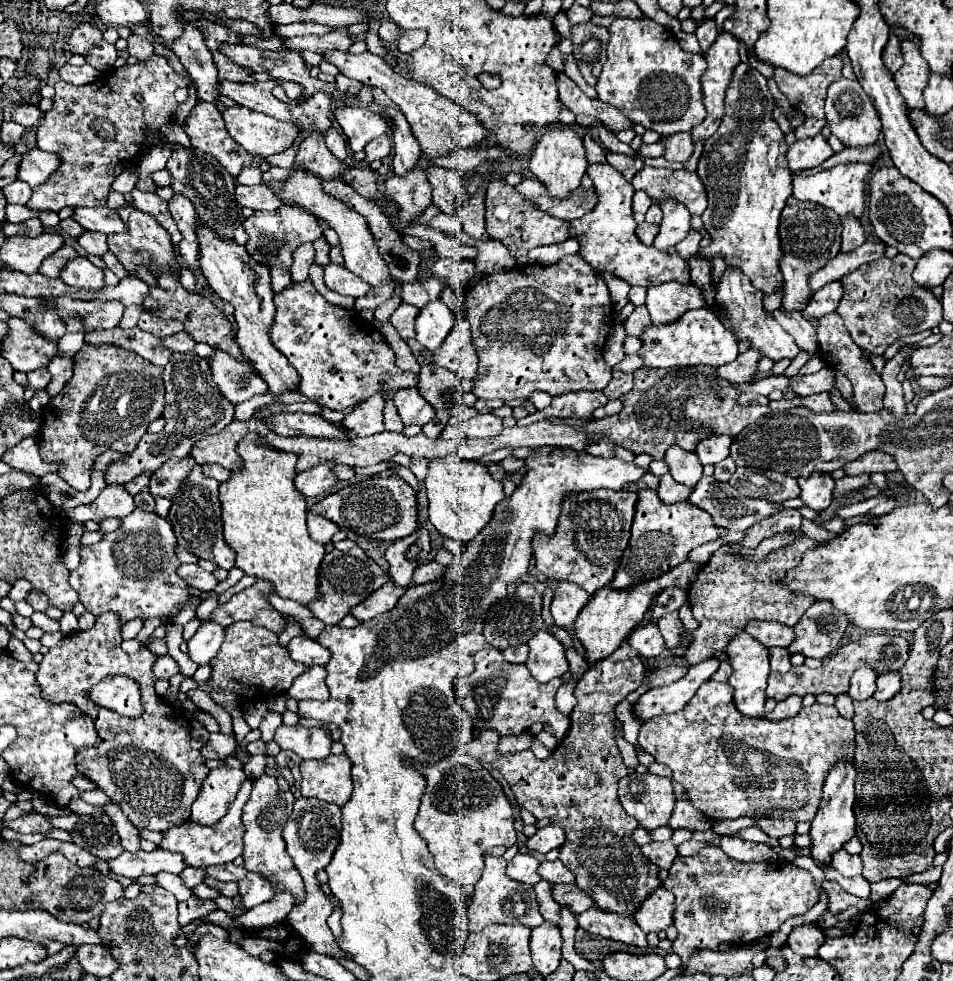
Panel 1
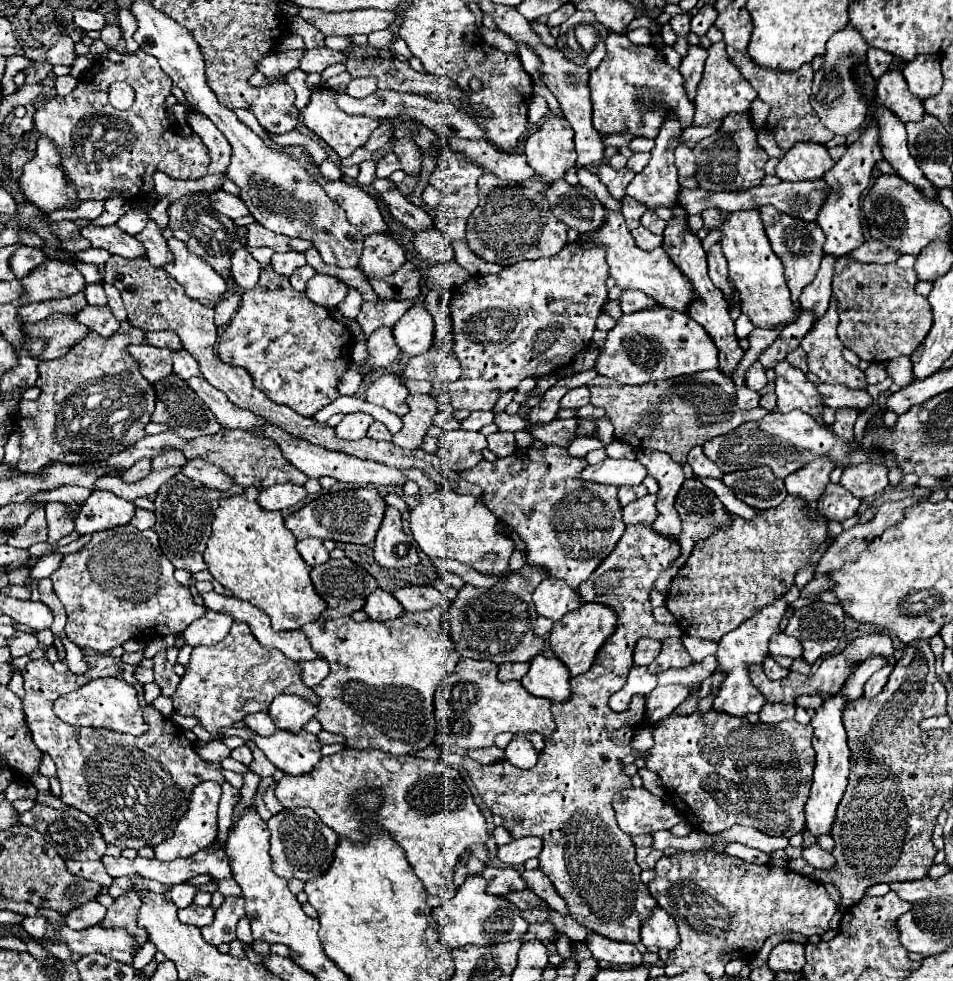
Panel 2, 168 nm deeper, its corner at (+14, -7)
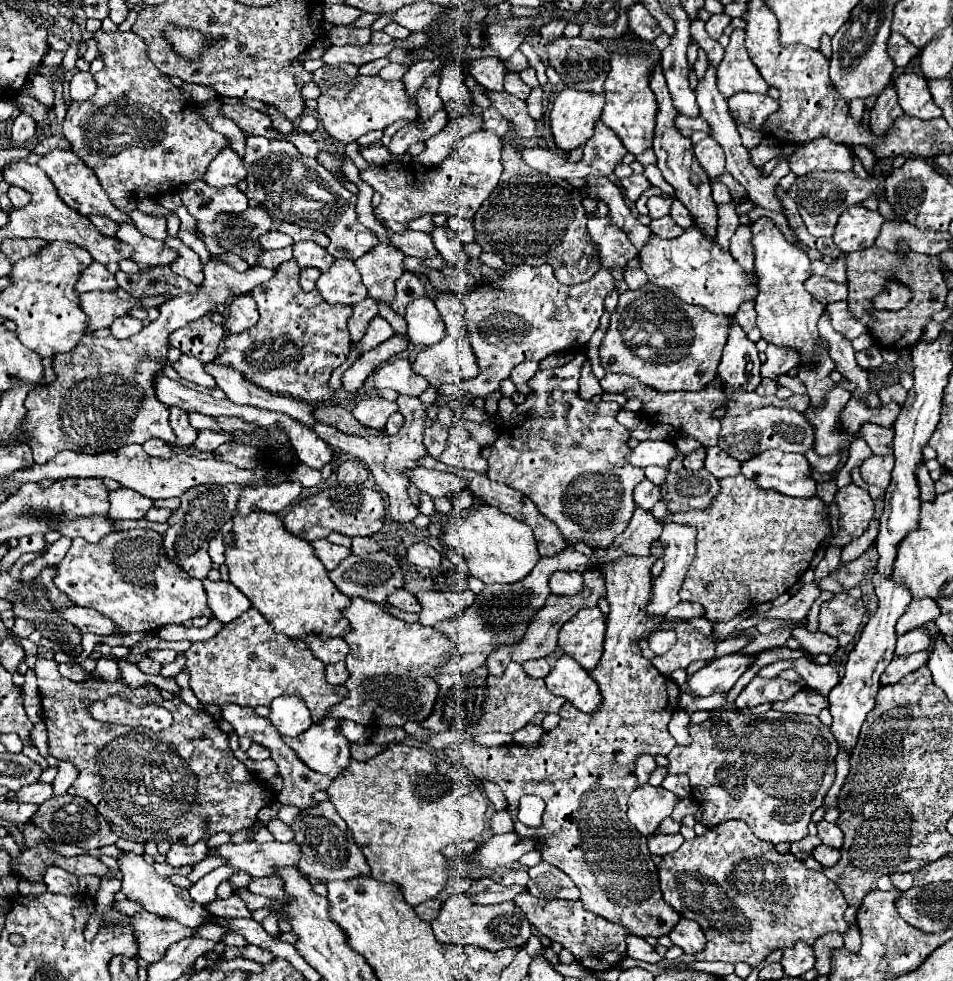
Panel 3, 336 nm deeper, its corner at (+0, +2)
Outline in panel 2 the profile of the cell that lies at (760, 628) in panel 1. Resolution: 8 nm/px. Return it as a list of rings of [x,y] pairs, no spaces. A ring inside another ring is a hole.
[[[784,632],[774,634],[770,638],[770,656],[790,656],[790,658],[800,658],[802,654],[802,646],[794,636],[788,636]]]

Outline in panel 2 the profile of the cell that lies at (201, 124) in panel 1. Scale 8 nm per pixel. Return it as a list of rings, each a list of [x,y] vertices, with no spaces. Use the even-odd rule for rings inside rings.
[[[136,50],[132,56],[122,54],[120,64],[104,58],[104,88],[80,80],[72,94],[64,98],[52,96],[34,112],[34,128],[40,136],[50,138],[60,152],[66,182],[74,188],[78,202],[116,196],[128,202],[140,200],[140,196],[150,194],[154,188],[154,170],[162,170],[178,180],[198,180],[206,176],[208,150],[200,136],[192,134],[182,138],[166,118],[164,100],[170,92],[172,80],[164,74],[156,58],[144,50]],[[114,80],[128,82],[136,92],[136,102],[126,112],[114,110],[108,102],[108,88]]]

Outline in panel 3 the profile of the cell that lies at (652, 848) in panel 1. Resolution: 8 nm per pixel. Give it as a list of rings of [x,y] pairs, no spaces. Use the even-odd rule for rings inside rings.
[[[658,833],[658,835],[648,837],[648,847],[656,855],[674,853],[682,843],[684,843],[684,837],[680,833],[678,835],[662,835],[662,833]]]

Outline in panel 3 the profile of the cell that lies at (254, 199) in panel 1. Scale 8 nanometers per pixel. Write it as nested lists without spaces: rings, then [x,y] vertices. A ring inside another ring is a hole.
[[[196,181],[182,187],[178,195],[196,221],[214,221],[220,213],[236,215],[248,209],[248,197],[238,187],[214,189],[204,181]]]

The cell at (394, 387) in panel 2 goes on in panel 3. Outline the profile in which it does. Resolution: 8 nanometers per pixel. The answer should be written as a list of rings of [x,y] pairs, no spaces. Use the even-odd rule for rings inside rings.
[[[392,359],[384,363],[374,375],[376,389],[394,389],[402,395],[420,397],[428,389],[426,377],[414,373],[408,359]]]

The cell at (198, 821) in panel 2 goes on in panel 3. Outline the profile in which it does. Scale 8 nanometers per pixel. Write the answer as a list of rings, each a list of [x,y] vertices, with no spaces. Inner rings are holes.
[[[198,841],[196,845],[172,845],[172,849],[168,851],[168,859],[166,863],[170,867],[184,867],[184,865],[196,865],[200,863],[202,859],[206,859],[208,855],[208,847],[206,847],[206,841]]]

